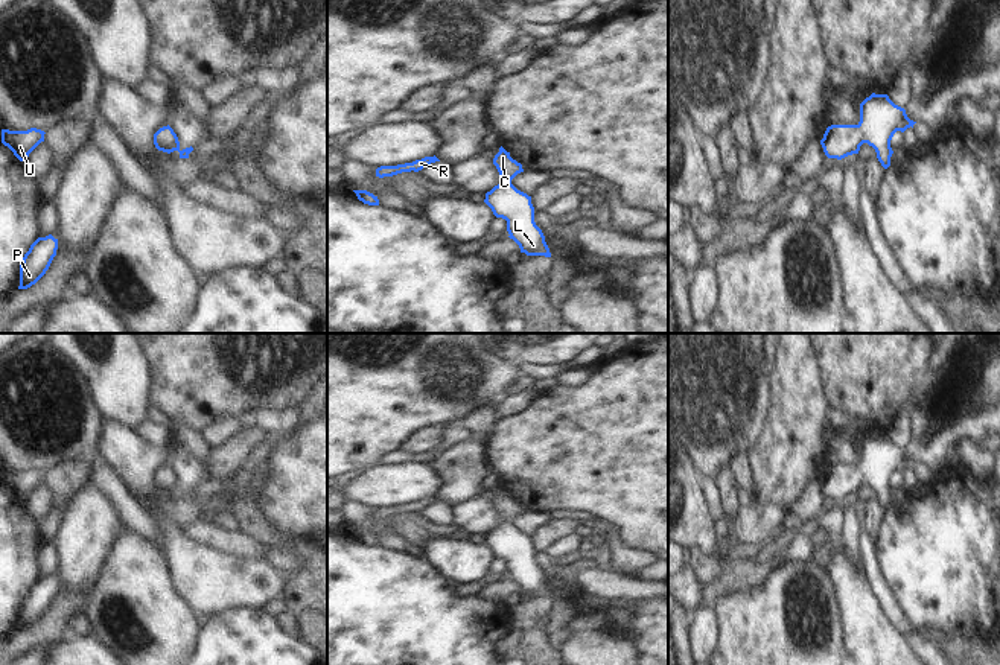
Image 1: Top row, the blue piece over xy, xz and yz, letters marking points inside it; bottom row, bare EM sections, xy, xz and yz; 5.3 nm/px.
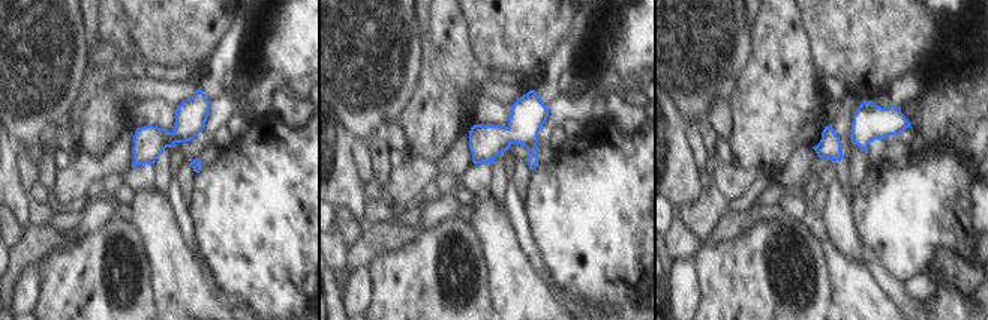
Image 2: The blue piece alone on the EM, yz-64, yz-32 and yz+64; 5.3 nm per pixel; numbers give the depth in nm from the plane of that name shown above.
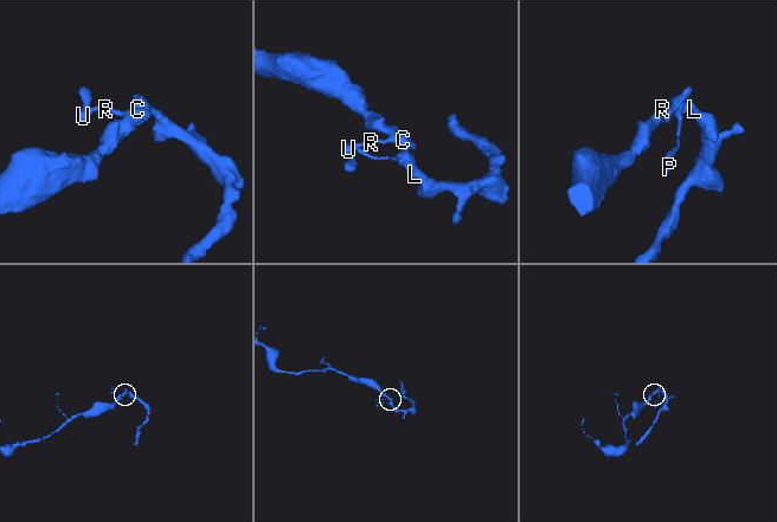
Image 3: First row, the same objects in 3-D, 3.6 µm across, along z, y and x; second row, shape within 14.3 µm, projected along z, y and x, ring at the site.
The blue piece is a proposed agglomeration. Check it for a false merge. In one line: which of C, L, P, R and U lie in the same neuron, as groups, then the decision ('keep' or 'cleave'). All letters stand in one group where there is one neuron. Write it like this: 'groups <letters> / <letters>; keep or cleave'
groups C L P R U; keep

